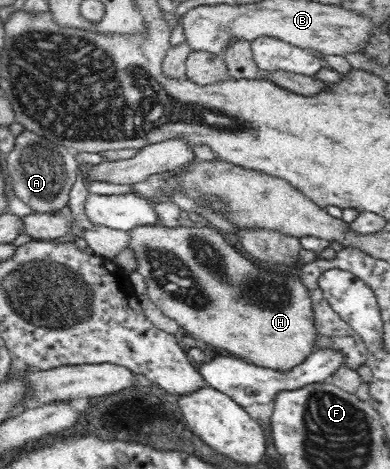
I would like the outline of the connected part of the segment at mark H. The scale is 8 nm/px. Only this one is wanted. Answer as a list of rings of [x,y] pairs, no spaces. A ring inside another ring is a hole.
[[[162,224],[146,225],[132,228],[127,231],[129,233],[129,242],[125,248],[131,249],[136,261],[135,271],[143,276],[146,284],[145,296],[156,304],[165,316],[169,316],[171,320],[175,320],[179,324],[182,333],[192,335],[195,339],[199,339],[202,343],[211,344],[211,346],[219,346],[232,354],[231,356],[247,361],[249,364],[264,366],[275,370],[291,370],[293,366],[297,366],[305,361],[315,349],[315,323],[313,322],[313,307],[311,306],[311,297],[307,287],[297,277],[297,273],[287,277],[286,269],[275,269],[273,273],[263,271],[259,266],[255,266],[255,260],[251,256],[247,258],[247,254],[239,253],[235,246],[231,246],[231,242],[227,242],[227,238],[223,237],[223,232],[211,227],[167,227]],[[259,284],[267,286],[266,295],[269,298],[259,298]]]

